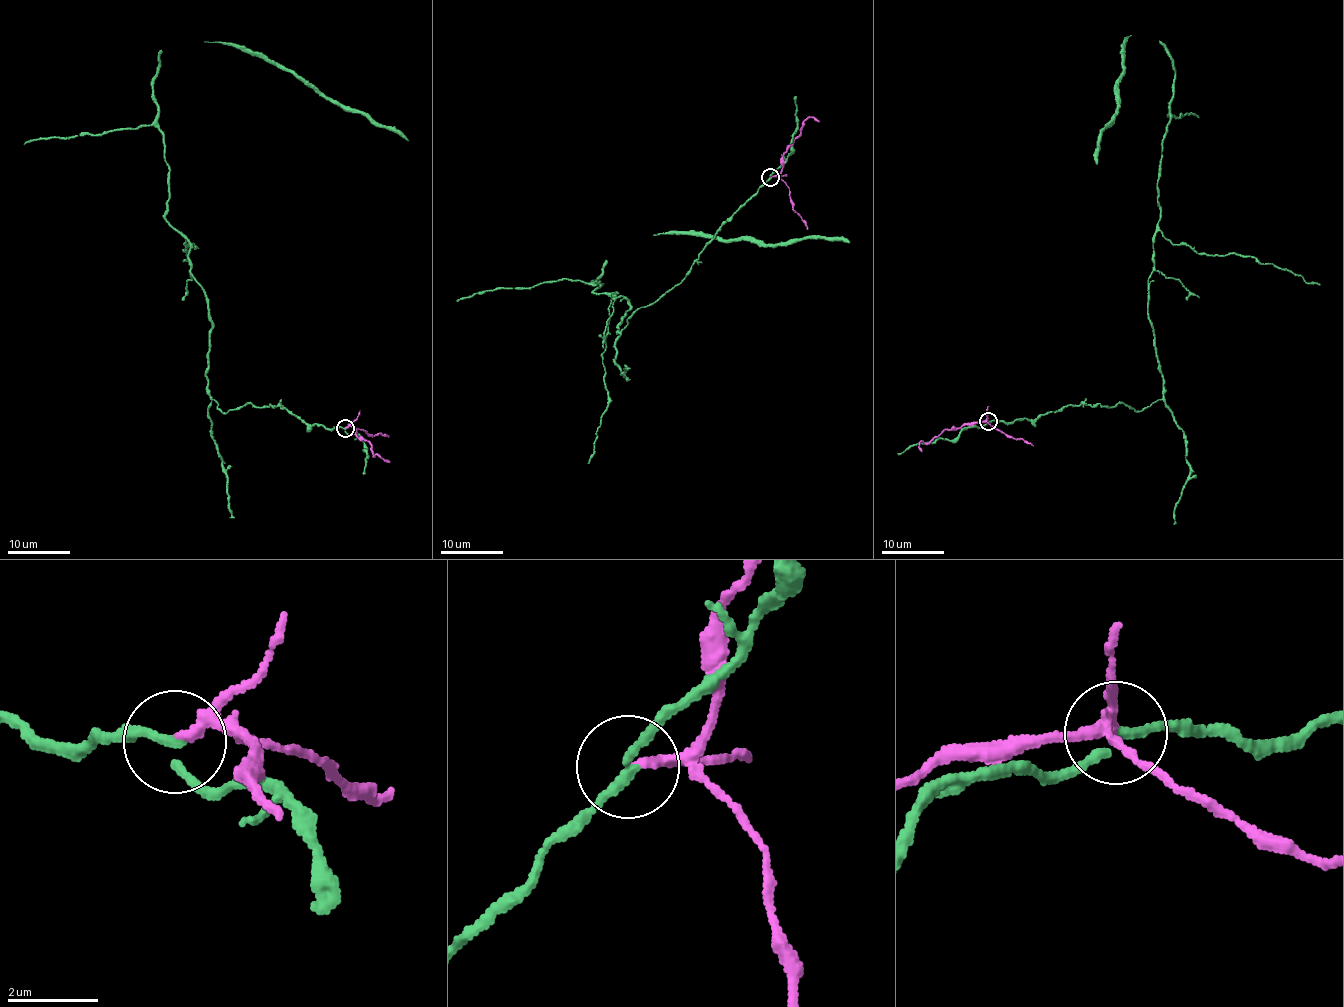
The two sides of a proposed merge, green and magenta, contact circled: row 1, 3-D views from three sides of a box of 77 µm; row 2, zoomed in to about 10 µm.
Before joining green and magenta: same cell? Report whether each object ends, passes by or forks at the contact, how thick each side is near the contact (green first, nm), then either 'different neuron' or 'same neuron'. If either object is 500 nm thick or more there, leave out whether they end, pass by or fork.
green passes by | magenta ends | 190/220 nm | different neuron

